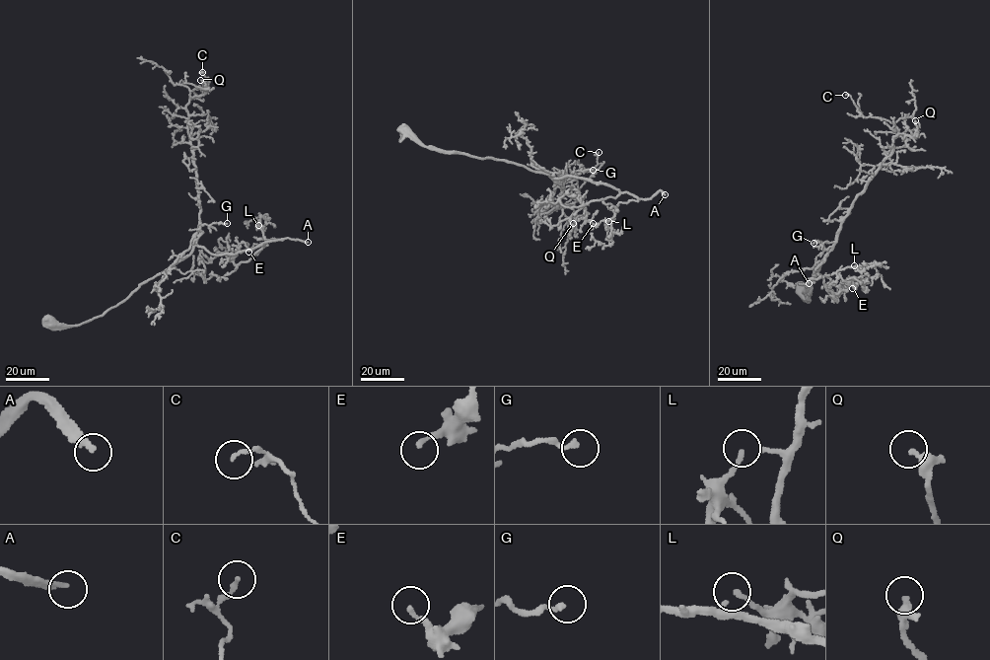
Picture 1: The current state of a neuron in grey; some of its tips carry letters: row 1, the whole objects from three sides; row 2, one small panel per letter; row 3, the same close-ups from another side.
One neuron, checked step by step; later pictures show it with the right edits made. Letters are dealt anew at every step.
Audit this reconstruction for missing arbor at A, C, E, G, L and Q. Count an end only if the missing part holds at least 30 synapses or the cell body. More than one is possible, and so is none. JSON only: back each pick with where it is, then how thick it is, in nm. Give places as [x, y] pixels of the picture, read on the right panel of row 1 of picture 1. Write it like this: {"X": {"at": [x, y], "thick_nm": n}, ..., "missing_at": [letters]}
{"A": {"at": [809, 283], "thick_nm": 280}, "missing_at": ["A"]}

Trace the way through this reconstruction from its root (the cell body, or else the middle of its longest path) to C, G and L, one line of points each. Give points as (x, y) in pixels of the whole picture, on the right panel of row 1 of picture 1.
C: (801, 286), (807, 302), (812, 277), (841, 220), (891, 154), (898, 133), (893, 122), (862, 115), (845, 95)
G: (801, 286), (800, 293), (807, 302), (812, 277), (834, 242), (813, 243)
L: (801, 286), (807, 302), (812, 277), (824, 259), (813, 276), (875, 263), (854, 265)

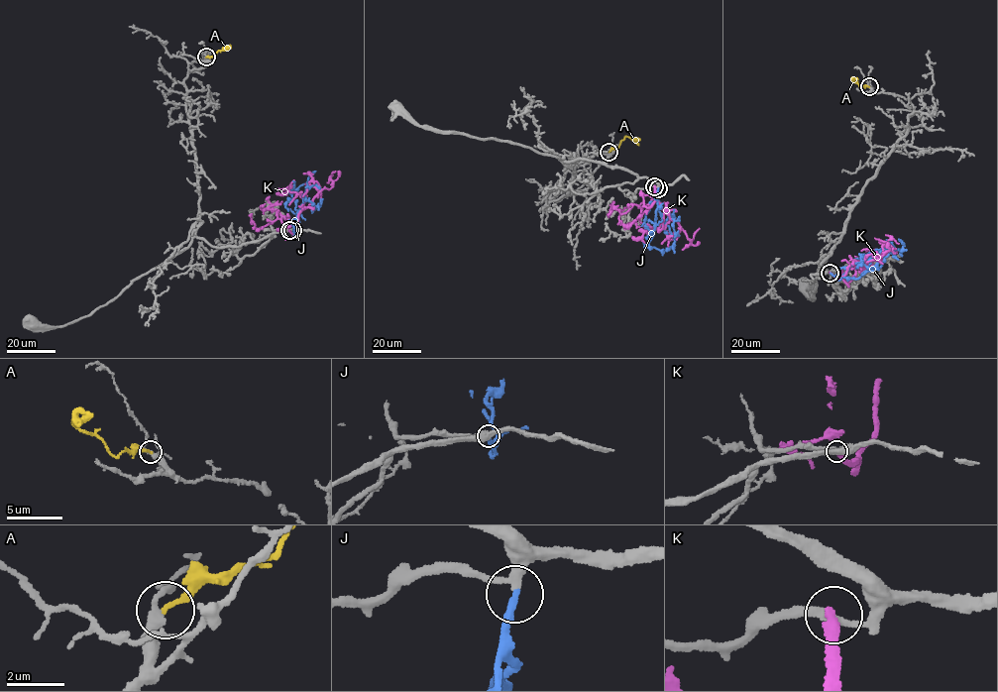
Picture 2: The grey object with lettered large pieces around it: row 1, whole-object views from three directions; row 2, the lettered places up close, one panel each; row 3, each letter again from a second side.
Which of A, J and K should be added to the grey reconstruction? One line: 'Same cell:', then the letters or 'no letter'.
Same cell: J

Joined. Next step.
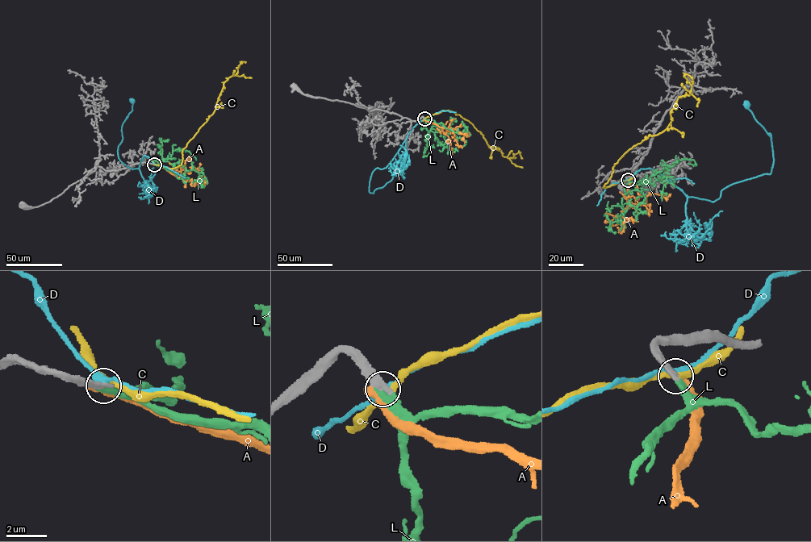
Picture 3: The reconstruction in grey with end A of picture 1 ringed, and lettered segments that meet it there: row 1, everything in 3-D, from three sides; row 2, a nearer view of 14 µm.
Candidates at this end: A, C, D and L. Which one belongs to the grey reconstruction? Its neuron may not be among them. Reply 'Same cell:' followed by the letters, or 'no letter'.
Same cell: L

